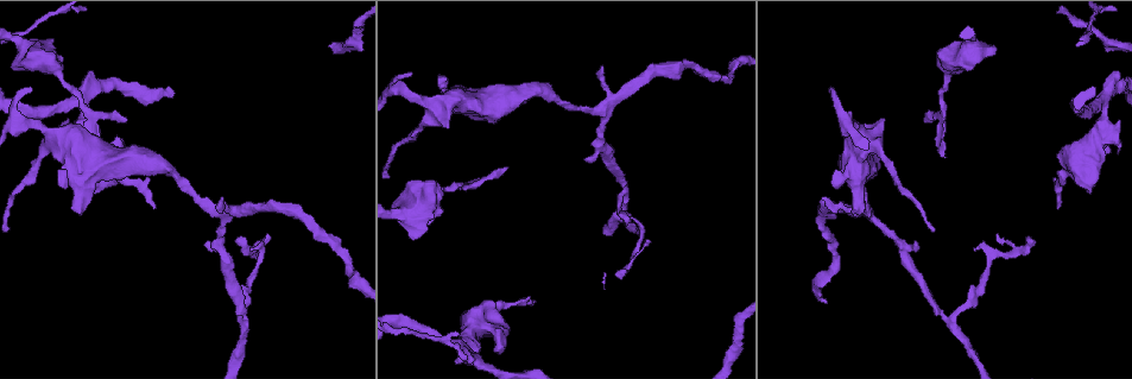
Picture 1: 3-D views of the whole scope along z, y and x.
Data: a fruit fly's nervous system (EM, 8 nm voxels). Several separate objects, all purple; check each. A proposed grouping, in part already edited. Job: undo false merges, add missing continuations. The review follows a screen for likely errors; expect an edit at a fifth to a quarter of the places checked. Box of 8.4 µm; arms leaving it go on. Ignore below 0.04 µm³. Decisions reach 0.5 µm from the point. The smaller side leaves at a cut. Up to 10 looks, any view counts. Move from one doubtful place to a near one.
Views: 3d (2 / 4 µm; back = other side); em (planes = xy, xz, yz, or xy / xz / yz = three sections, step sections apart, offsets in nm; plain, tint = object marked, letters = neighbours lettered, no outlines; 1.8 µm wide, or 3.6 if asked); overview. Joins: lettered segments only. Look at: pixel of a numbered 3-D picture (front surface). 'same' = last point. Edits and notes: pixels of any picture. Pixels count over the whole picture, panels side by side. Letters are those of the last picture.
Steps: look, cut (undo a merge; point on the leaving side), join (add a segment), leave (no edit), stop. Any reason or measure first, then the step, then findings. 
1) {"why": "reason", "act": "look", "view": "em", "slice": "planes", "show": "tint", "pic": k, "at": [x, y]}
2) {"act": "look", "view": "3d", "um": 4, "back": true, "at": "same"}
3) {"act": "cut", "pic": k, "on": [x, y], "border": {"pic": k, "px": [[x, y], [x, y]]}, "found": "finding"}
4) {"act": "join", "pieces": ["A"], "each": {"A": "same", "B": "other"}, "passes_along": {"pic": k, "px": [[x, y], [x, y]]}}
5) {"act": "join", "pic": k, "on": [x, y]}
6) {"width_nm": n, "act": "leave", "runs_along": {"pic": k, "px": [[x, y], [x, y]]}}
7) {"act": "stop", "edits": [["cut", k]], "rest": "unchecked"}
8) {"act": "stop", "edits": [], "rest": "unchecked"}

{"why": "thick turns thin", "act": "look", "view": "em", "um": 3.6, "slice": "planes", "show": "tint", "pic": 1, "at": [60, 140]}

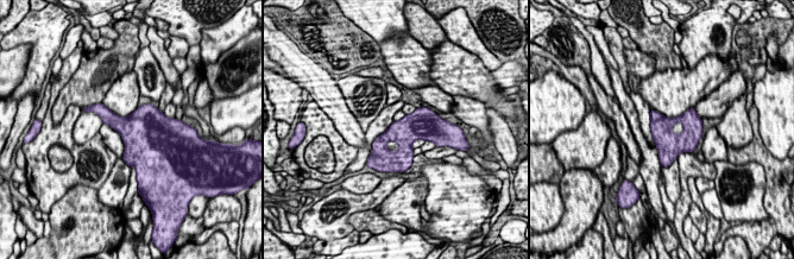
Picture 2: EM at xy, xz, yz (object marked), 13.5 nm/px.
{"act": "look", "view": "em", "um": 3.6, "slice": "planes", "show": "letters", "at": "same"}

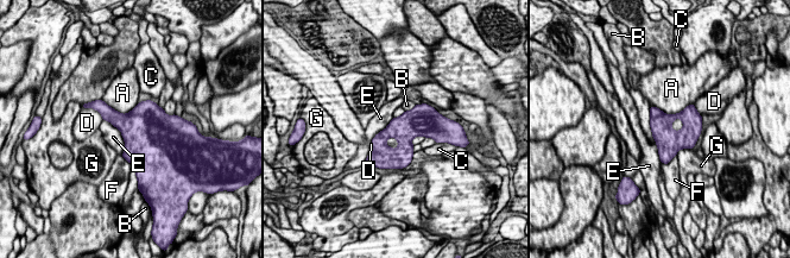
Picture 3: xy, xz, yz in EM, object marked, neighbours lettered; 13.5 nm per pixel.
{"act": "leave", "each": {"A": "other", "B": "other", "C": "other", "D": "other", "E": "other", "F": "other", "G": "other"}, "border": {"pic": 3, "px": [[103, 119], [119, 130], [122, 155]]}, "found": "one neuron here"}

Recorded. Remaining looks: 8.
{"why": "free end", "act": "look", "view": "3d", "um": 4, "pic": 1, "at": [1035, 241]}

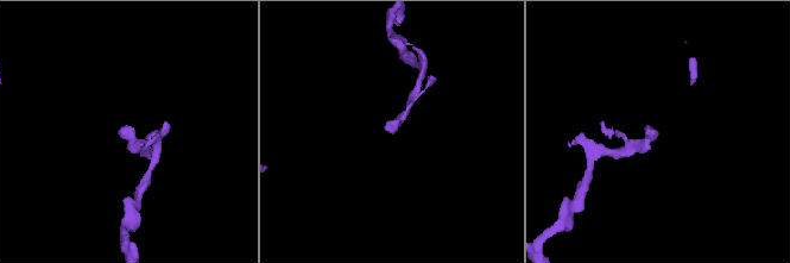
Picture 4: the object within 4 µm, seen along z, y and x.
{"why": "need the tissue", "act": "look", "view": "em", "slice": "xy", "step": 4, "show": "letters", "pic": 4, "at": [388, 130]}

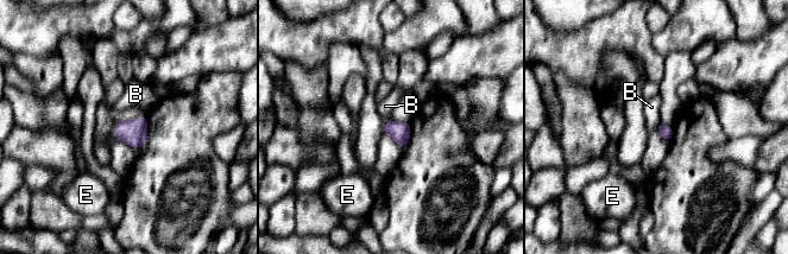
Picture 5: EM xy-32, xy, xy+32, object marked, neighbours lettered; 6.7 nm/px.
{"why": "cut it another way", "act": "look", "view": "em", "slice": "planes", "show": "letters", "at": "same"}

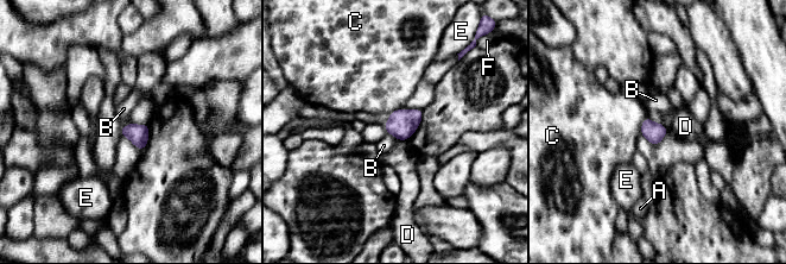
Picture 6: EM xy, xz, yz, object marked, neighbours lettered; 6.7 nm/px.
{"act": "leave", "each": {"A": "other", "B": "other", "C": "other", "D": "other", "E": "other", "F": "other"}, "border": {"pic": 6, "px": [[387, 132], [397, 138]]}, "found": "none of them fits"}

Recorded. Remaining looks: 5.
{"why": "abrupt turn", "act": "look", "view": "3d", "um": 2, "pic": 1, "at": [245, 318]}

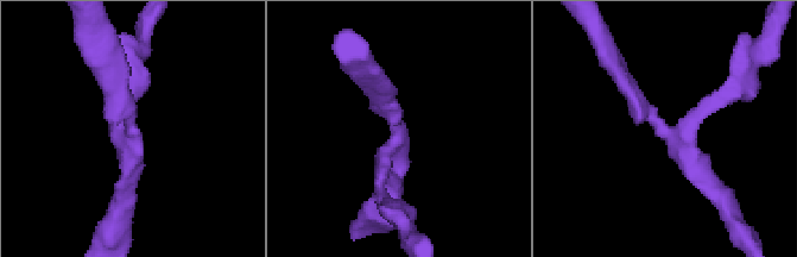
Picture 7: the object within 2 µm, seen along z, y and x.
{"arms": 3, "arm_widths_nm": [170, 180, 190], "act": "look", "view": "em", "slice": "planes", "show": "letters", "pic": 7, "at": [133, 131]}

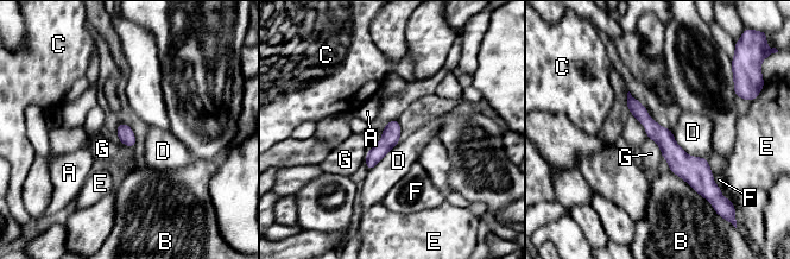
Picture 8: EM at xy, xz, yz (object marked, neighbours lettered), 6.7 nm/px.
{"act": "leave", "each": {"A": "other", "B": "other", "C": "other", "D": "other", "E": "other", "F": "other", "G": "other"}, "runs_along": {"pic": 8, "px": [[630, 99], [703, 188]]}, "found": "continuous, no second neuron"}

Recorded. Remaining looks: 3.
{"why": "thick end", "act": "look", "view": "em", "slice": "planes", "show": "plain", "pic": 1, "at": [118, 141]}

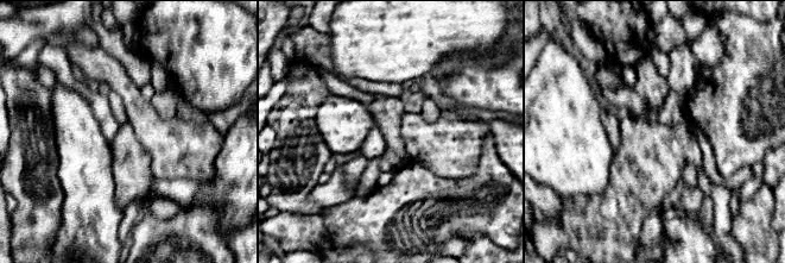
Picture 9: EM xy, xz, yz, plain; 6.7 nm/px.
{"why": "with the object marked", "act": "look", "view": "em", "slice": "planes", "show": "tint", "at": "same"}

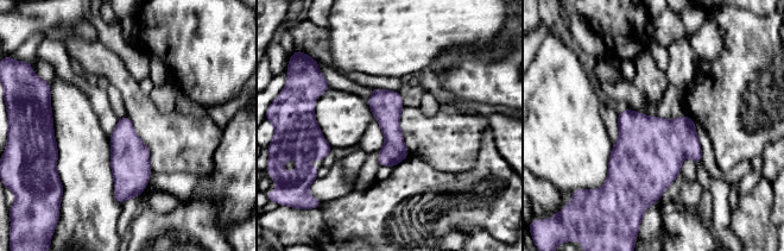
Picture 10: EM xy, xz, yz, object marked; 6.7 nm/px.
{"why": "see the neighbours", "act": "look", "view": "em", "slice": "planes", "show": "letters", "at": "same"}

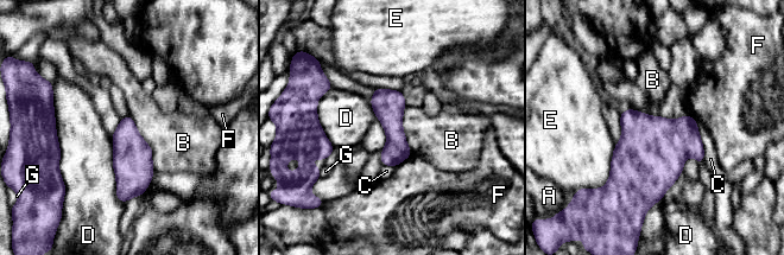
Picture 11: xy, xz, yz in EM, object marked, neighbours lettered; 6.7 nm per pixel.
{"act": "leave", "each": {"A": "other", "B": "other", "C": "other", "D": "other", "E": "other", "F": "other", "G": "other"}, "border": {"pic": 11, "px": [[130, 115], [151, 148], [155, 170]]}, "found": "no lettered segment goes on from it"}

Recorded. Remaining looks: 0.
{"act": "stop", "edits": [], "rest": "unchecked"}

